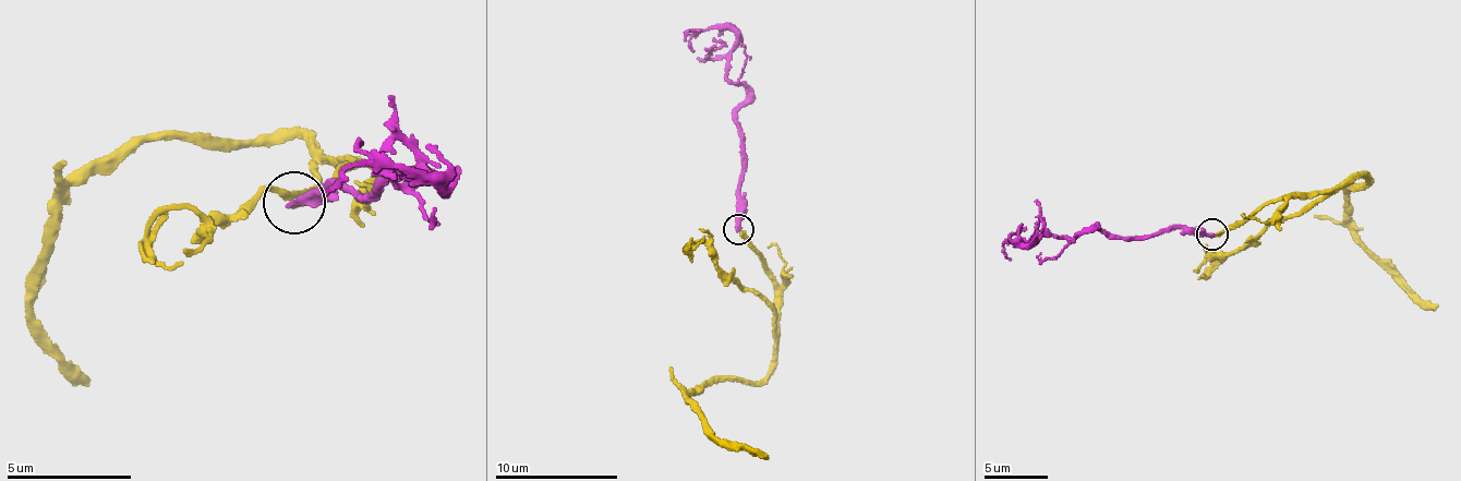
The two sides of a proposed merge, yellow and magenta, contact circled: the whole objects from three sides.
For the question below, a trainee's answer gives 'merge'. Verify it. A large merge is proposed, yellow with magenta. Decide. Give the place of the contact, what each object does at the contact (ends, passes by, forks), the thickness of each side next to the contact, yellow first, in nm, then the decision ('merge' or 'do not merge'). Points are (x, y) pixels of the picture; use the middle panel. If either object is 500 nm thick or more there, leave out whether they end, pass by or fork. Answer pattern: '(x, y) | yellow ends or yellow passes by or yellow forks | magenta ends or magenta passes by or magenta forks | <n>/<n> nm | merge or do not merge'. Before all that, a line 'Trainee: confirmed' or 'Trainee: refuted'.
Trainee: confirmed
(738, 229) | yellow ends | magenta ends | 240/320 nm | merge

